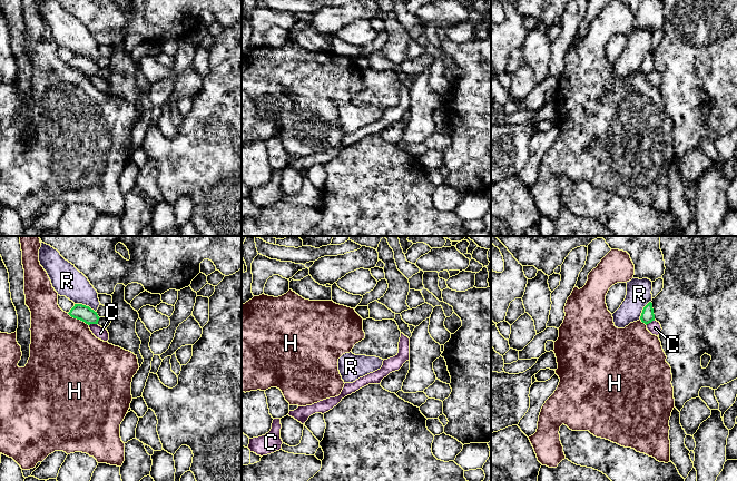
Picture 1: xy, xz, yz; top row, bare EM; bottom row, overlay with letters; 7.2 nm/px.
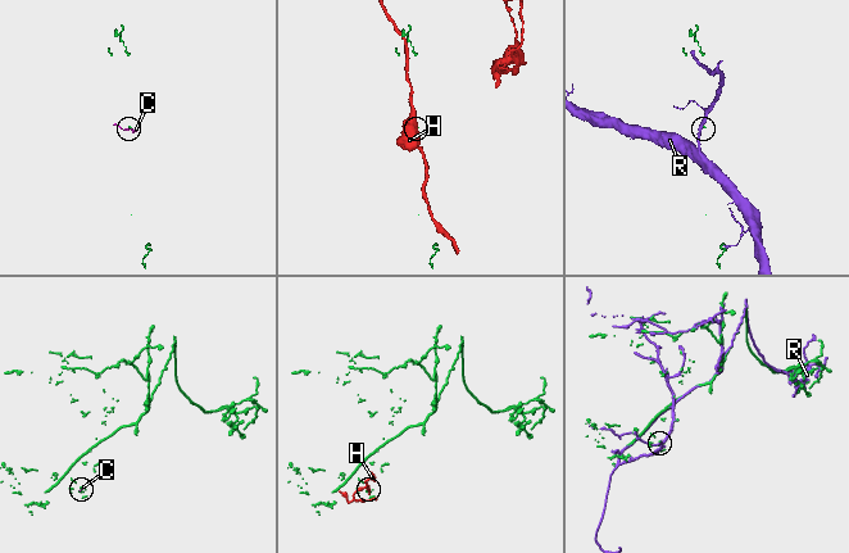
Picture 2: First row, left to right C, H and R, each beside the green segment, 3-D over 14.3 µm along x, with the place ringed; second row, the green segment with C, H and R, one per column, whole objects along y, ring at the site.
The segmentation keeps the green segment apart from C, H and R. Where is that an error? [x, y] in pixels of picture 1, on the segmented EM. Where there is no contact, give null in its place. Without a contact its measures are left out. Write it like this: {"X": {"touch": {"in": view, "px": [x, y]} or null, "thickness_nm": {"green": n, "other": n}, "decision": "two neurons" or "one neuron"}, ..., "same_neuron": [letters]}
{"C": {"touch": {"in": "xy", "px": [92, 323]}, "thickness_nm": {"green": 120, "other": 90}, "decision": "two neurons"}, "H": {"touch": {"in": "xy", "px": [78, 318]}, "thickness_nm": {"green": 120, "other": 480}, "decision": "two neurons"}, "R": {"touch": {"in": "xy", "px": [85, 305]}, "thickness_nm": {"green": 120, "other": 220}, "decision": "two neurons"}, "same_neuron": []}

